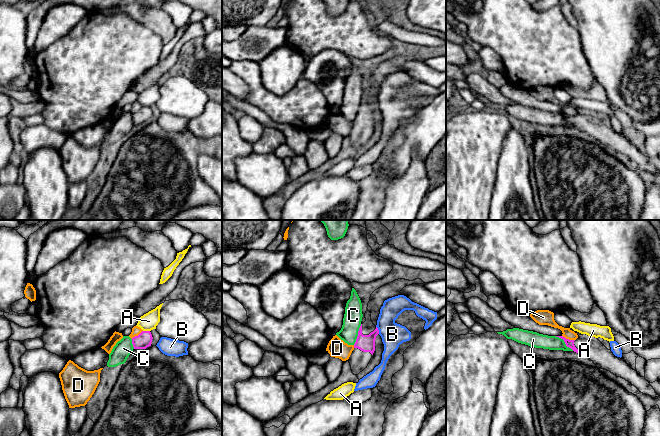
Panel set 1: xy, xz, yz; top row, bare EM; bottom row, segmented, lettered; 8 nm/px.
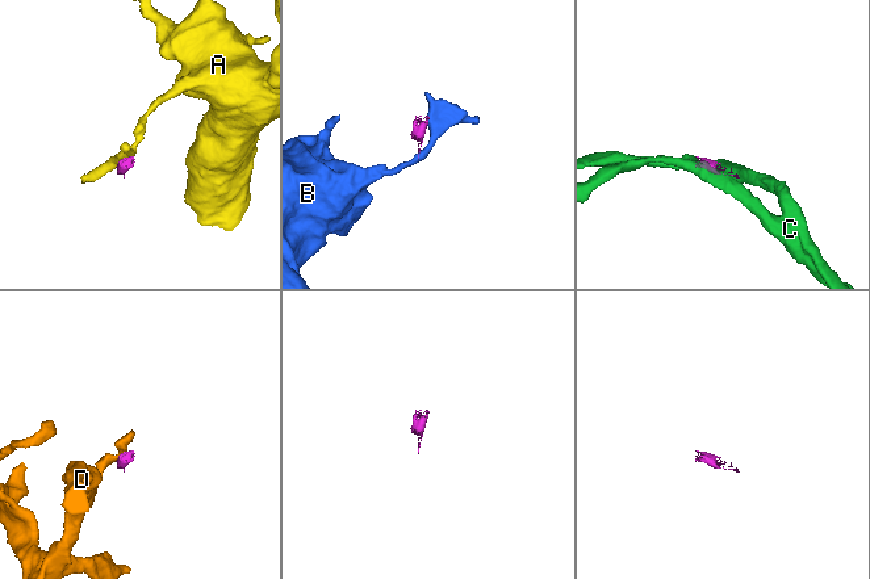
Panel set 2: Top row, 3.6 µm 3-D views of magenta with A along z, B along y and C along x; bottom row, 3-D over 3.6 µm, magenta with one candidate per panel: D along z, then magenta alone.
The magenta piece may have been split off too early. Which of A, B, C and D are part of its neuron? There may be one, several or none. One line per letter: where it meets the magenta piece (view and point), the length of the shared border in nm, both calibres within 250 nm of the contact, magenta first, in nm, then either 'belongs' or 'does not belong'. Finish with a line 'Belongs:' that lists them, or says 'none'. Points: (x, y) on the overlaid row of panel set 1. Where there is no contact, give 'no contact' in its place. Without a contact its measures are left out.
A: contact xy (146, 331); length 60 nm; calibres 120 and 140 nm; does not belong
B: contact xz (378, 330); length 70 nm; calibres 140 and 190 nm; does not belong
C: contact xz (358, 334); length 180 nm; calibres 140 and 150 nm; does not belong
D: contact yz (568, 339); length 110 nm; calibres 60 and 120 nm; does not belong
Belongs: none

